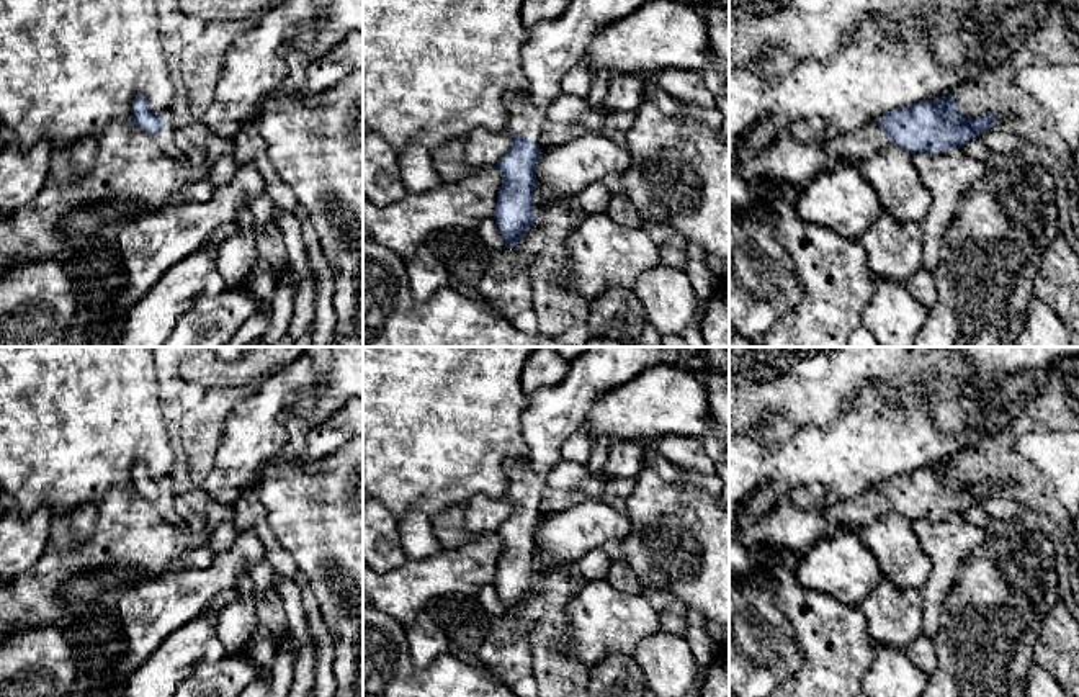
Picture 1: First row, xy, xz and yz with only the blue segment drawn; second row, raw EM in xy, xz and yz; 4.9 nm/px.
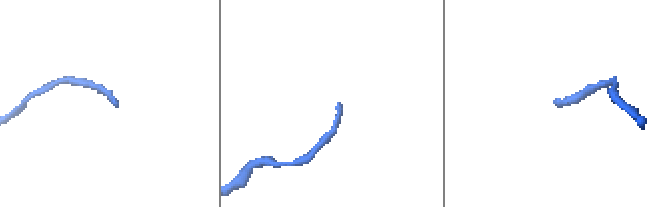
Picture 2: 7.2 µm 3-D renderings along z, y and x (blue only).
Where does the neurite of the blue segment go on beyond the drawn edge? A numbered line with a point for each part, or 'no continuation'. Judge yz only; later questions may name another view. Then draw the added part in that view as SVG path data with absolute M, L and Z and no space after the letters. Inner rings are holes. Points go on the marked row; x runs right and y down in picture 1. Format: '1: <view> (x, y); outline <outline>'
1: yz (855, 146); outline M819 116L796 119L788 126L790 134L799 142L819 141L831 154L842 162L860 165L873 157L888 141L881 129L880 118L866 119L860 128L847 133L835 133L826 137L826 124Z

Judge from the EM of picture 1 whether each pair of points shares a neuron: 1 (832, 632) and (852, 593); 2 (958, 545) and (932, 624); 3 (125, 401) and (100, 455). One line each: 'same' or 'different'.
1: different
2: same
3: same

